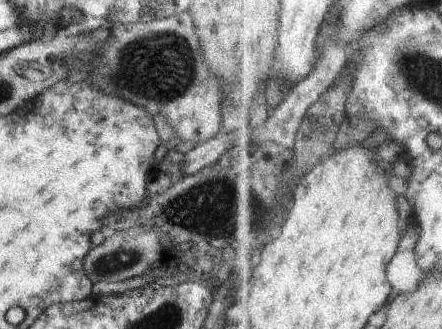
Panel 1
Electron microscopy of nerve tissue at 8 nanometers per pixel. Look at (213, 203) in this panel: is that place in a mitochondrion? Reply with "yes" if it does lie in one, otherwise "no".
yes

